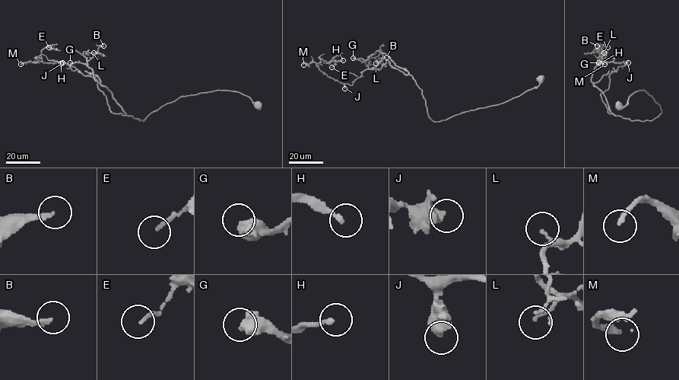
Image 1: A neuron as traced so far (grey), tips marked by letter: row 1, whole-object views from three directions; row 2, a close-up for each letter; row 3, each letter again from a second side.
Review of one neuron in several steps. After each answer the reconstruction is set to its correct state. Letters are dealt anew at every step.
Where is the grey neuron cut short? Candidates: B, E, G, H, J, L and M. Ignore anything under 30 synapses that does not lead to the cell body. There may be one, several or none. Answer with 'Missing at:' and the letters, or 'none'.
Missing at: G, M

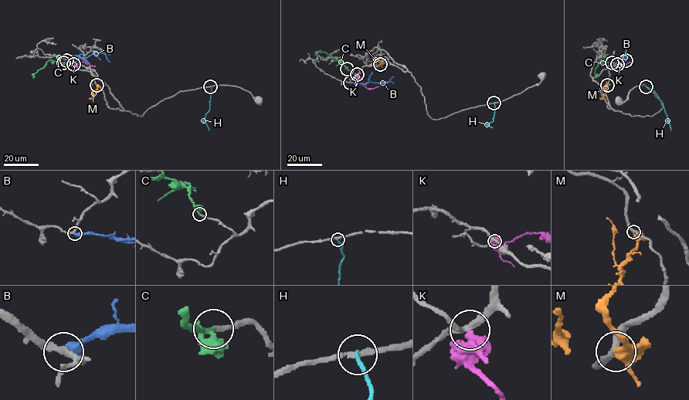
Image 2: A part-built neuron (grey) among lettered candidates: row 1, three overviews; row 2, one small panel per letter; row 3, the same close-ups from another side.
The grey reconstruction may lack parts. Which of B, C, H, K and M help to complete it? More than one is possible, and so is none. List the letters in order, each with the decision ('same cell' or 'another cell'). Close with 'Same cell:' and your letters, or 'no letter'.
B: another cell
C: same cell
H: another cell
K: another cell
M: another cell
Same cell: C

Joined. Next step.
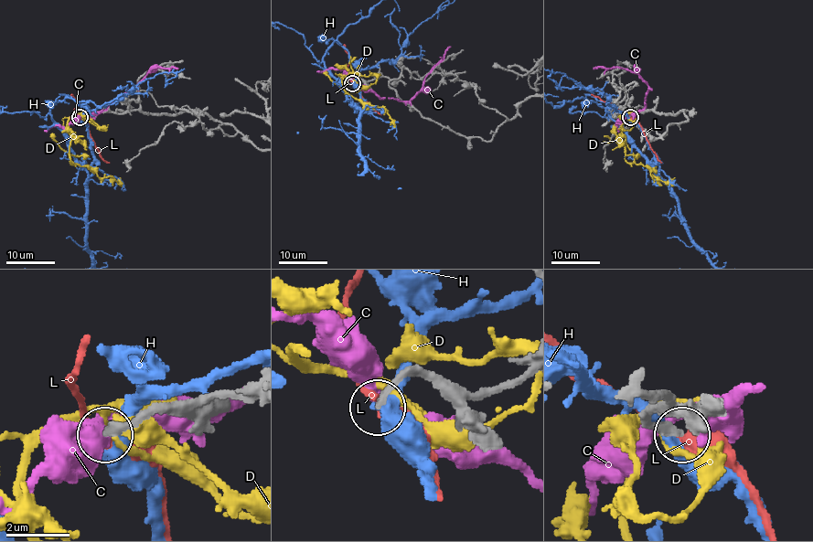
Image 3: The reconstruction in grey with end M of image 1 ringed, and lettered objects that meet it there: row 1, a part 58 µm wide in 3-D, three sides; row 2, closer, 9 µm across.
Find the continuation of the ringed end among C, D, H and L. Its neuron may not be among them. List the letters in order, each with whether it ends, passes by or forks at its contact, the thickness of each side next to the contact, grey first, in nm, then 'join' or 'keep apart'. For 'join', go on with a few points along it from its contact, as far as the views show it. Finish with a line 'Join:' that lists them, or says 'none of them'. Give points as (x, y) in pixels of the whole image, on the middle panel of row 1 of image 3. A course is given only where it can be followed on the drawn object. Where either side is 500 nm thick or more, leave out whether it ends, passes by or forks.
C: it passes by | 240/440 nm | keep apart
D: it forks | 280/150 nm | keep apart
H: it passes by | 320/360 nm | keep apart
L: it passes by | 240/380 nm | keep apart
Join: none of them

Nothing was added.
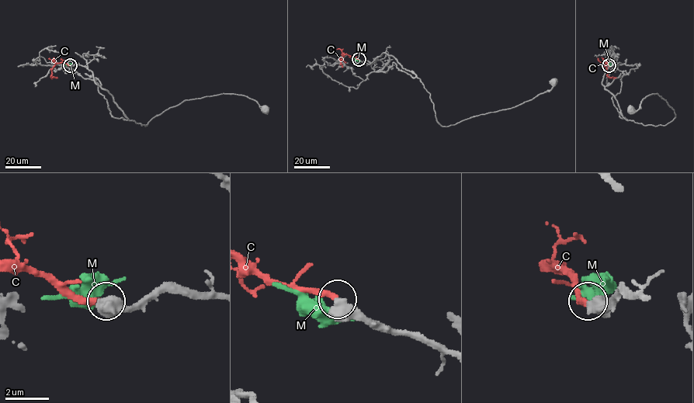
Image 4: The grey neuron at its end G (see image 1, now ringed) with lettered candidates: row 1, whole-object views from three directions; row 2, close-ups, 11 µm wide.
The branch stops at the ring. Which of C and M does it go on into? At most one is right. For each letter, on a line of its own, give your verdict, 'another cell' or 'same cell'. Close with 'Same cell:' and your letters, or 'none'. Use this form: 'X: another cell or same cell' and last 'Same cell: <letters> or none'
C: same cell
M: another cell
Same cell: C

